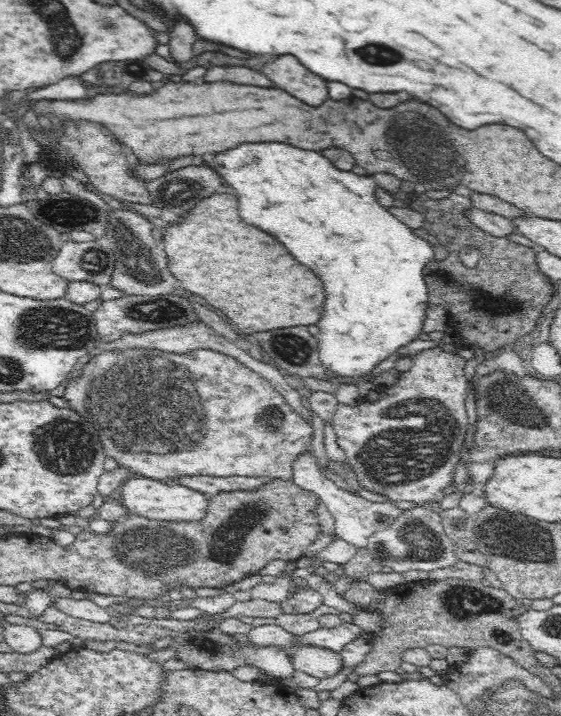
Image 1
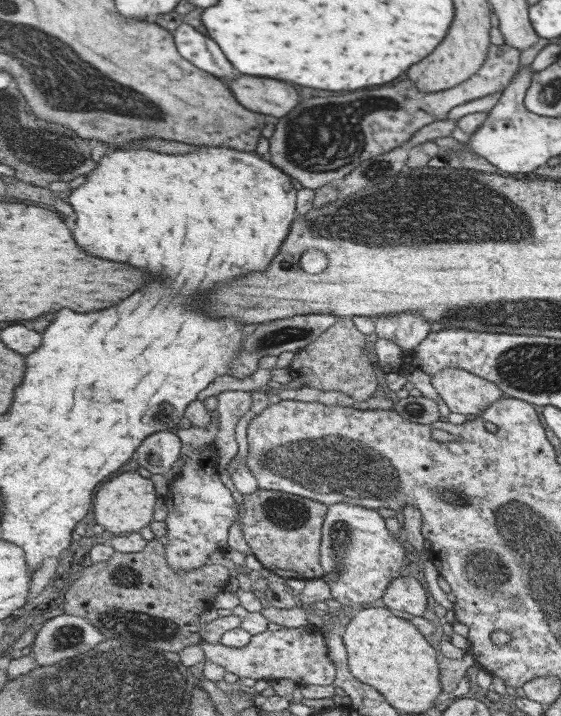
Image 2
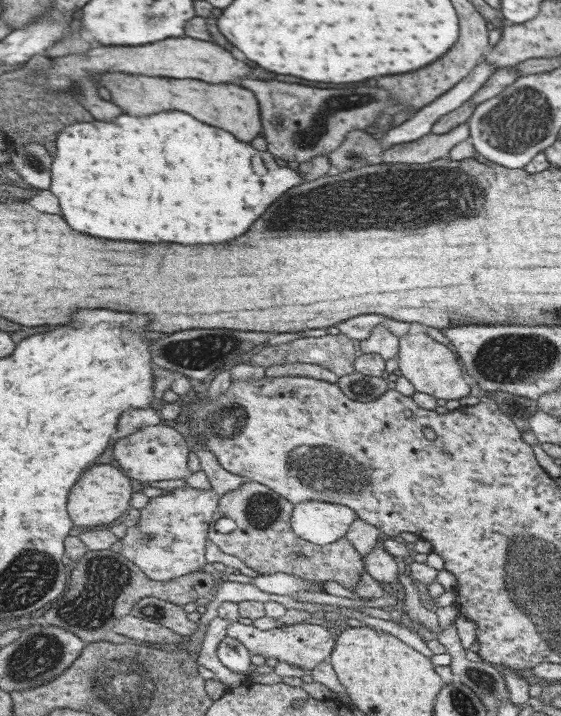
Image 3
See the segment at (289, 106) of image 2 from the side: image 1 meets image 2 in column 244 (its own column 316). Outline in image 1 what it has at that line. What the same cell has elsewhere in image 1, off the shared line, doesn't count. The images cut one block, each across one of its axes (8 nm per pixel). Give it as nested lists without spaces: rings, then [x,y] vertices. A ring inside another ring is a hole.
[[[280,56],[274,62],[266,64],[262,72],[278,88],[290,92],[305,104],[312,104],[313,108],[330,100],[326,82],[320,76],[308,72],[294,56]]]

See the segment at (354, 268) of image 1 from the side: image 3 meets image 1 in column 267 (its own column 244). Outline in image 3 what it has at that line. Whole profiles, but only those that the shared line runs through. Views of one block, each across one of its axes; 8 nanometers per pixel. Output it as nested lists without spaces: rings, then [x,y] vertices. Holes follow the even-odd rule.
[[[175,110],[153,114],[151,116],[137,117],[124,111],[113,121],[104,121],[88,118],[87,120],[66,124],[57,139],[57,156],[52,164],[52,186],[50,191],[61,200],[63,216],[69,220],[69,224],[85,234],[93,234],[99,238],[113,238],[113,240],[137,240],[137,242],[179,242],[179,244],[217,244],[231,238],[241,236],[253,220],[259,218],[259,214],[285,191],[297,187],[302,183],[302,176],[297,169],[287,166],[277,166],[271,154],[259,151],[249,145],[249,142],[237,142],[231,134],[225,130],[201,124],[187,112],[175,112]]]

